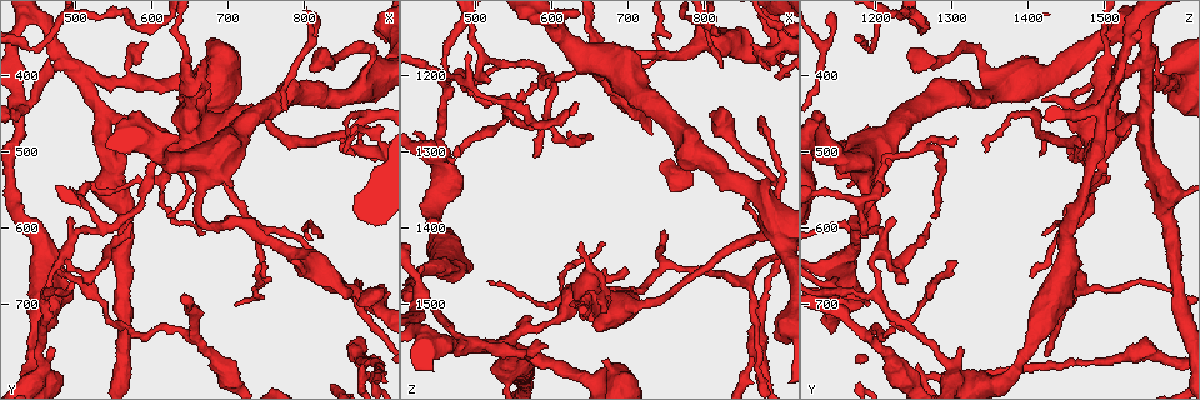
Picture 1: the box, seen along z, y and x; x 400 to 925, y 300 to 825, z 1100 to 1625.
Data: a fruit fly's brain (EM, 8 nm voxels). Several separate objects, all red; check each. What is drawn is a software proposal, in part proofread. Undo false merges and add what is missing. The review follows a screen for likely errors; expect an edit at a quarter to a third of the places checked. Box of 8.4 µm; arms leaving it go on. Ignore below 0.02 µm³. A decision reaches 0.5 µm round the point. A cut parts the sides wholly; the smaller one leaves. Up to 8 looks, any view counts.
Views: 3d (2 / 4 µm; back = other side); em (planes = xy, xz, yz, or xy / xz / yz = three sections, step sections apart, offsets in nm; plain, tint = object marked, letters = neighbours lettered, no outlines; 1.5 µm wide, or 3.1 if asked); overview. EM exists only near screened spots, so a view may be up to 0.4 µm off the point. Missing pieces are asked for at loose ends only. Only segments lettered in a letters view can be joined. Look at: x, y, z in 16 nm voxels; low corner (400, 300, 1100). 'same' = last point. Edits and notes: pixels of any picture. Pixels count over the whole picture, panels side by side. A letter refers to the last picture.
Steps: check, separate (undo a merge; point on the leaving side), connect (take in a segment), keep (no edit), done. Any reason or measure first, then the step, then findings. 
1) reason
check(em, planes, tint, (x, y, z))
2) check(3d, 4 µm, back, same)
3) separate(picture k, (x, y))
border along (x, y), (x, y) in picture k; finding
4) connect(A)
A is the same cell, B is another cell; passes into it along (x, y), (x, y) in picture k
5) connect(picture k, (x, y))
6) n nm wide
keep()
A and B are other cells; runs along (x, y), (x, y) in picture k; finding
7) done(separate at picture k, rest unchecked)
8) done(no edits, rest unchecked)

abrupt turn
check(em, planes, plain, (885, 790, 1270))

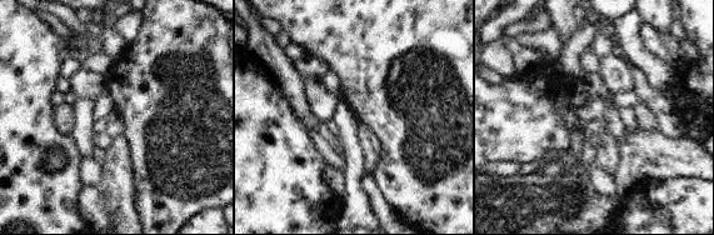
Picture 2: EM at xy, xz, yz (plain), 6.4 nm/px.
what lies round it
check(em, planes, letters, same)

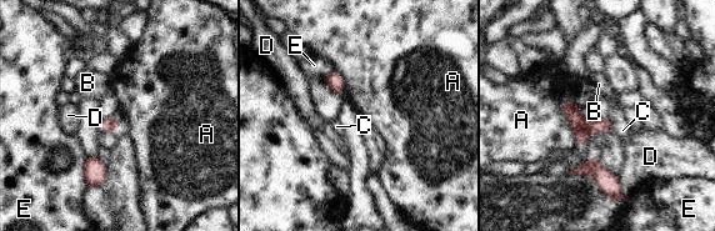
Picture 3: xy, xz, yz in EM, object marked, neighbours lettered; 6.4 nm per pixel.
100 nm wide
keep()
A, B, C, D and E are other cells; border along (569, 98), (561, 110), (578, 145) in picture 3; all the same cell

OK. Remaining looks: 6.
end of a long branch
check(em, planes, letters, (475, 645, 1290))

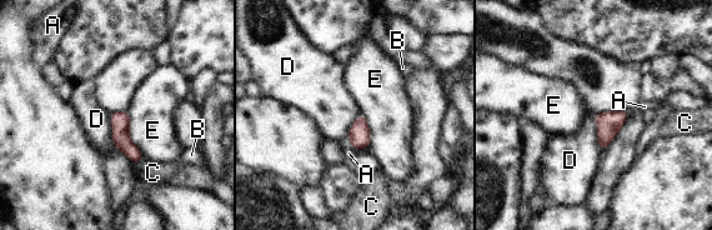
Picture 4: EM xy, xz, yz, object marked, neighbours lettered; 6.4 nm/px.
connect(A)
A is the same cell, B, C, D and E are other cells; passes into it along (359, 135), (351, 143), (349, 153) in picture 4; the cell continues

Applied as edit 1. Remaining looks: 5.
free end
check(3d, 2 µm, (580, 480, 1305))

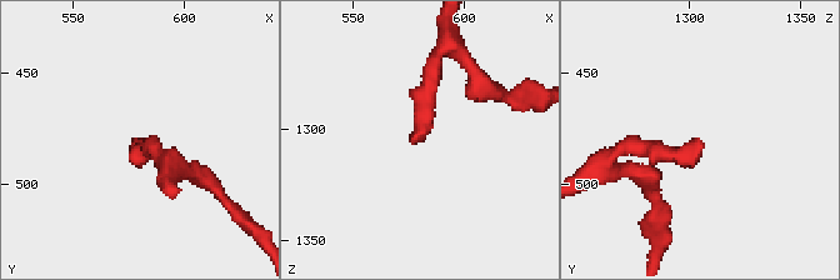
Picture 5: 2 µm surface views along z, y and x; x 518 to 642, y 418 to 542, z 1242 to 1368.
check(em, xz, step 8, plain, (575, 482, 1306))

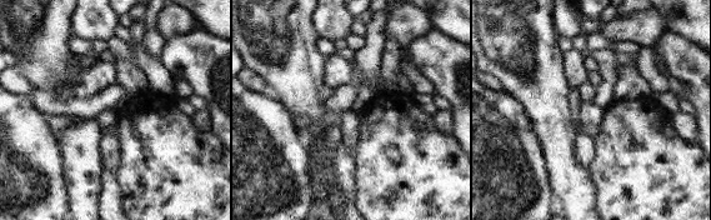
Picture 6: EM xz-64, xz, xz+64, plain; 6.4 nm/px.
what lies round it
check(em, xz, step 8, letters, same)

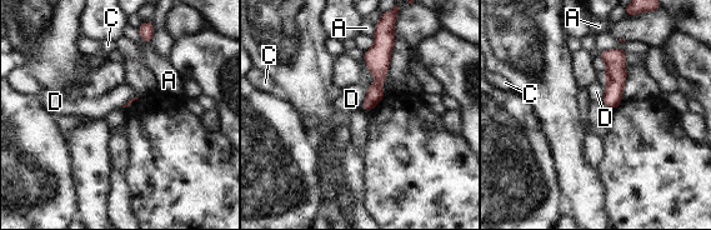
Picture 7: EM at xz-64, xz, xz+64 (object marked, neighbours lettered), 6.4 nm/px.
keep()
A, C and D are other cells; none of them fits

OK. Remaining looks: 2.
done(connect at picture 4, rest unchecked)

